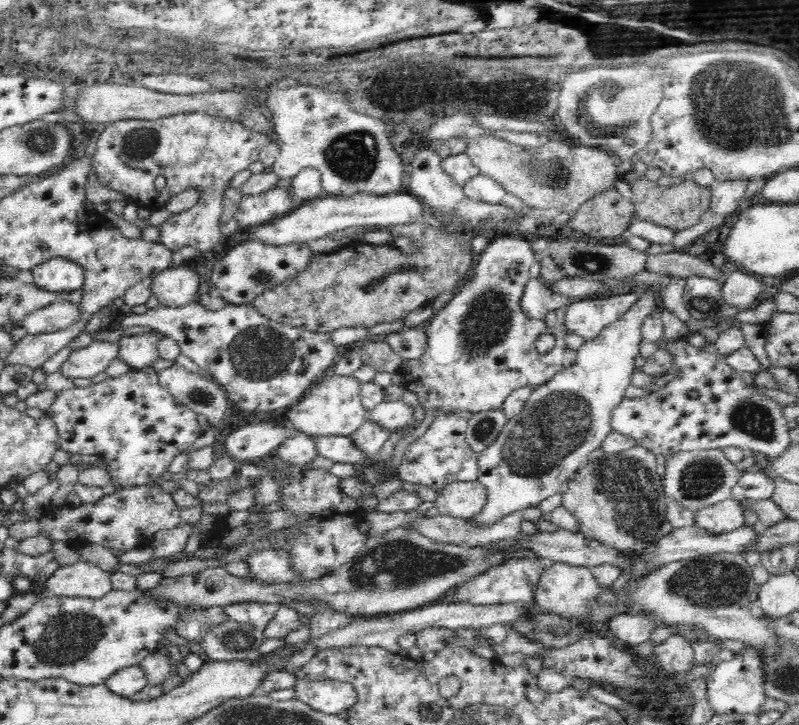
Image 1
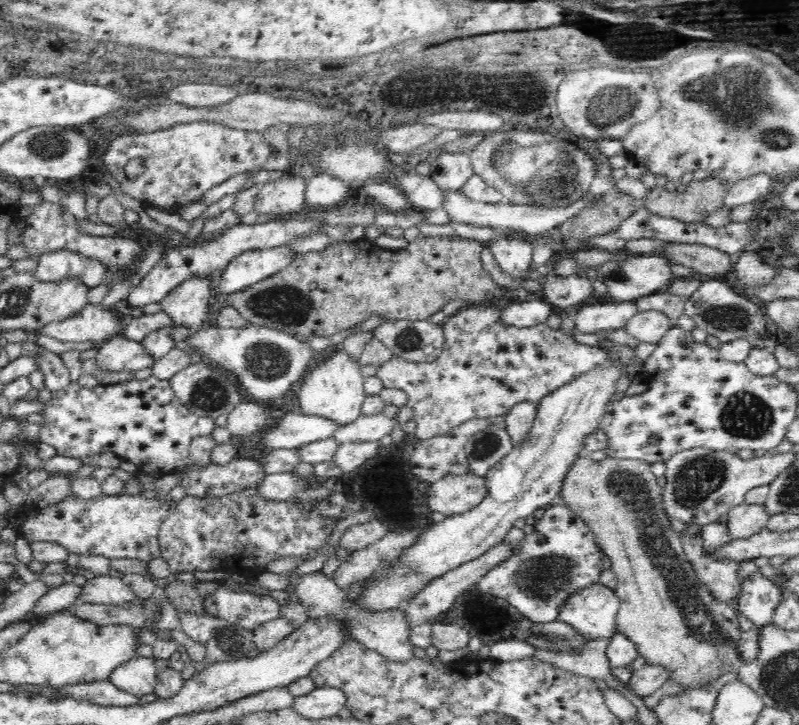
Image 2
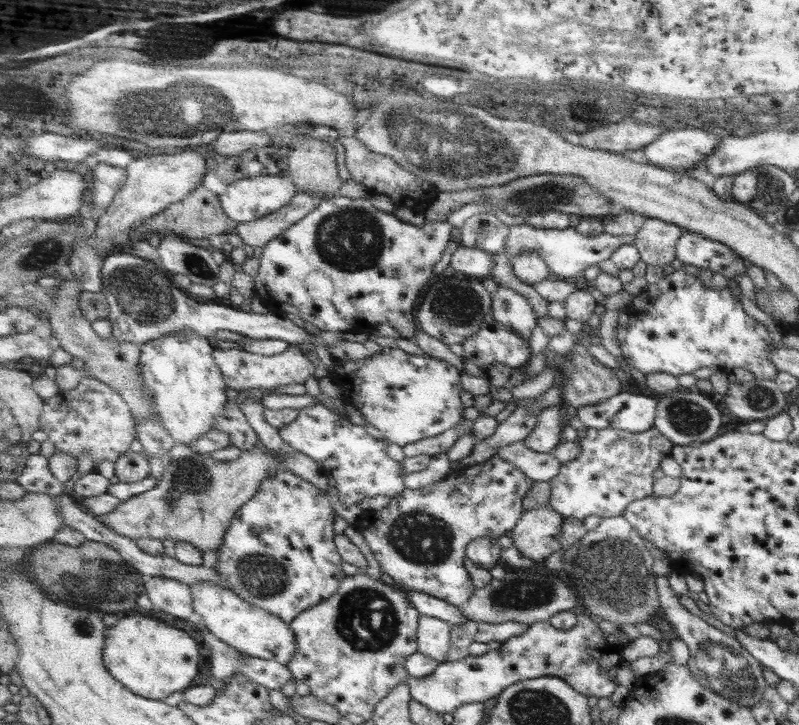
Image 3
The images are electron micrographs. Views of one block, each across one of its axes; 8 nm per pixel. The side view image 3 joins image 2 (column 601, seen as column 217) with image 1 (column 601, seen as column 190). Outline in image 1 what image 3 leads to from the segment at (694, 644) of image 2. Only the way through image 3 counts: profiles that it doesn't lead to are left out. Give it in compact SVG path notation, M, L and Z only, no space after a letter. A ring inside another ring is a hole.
M642 445L624 452L605 454L600 459L587 459L567 482L567 488L561 493L561 504L574 516L578 528L588 539L596 539L620 550L637 551L646 548L659 536L667 535L674 529L666 519L670 498L663 489L663 478L656 473L657 463L656 455Z

